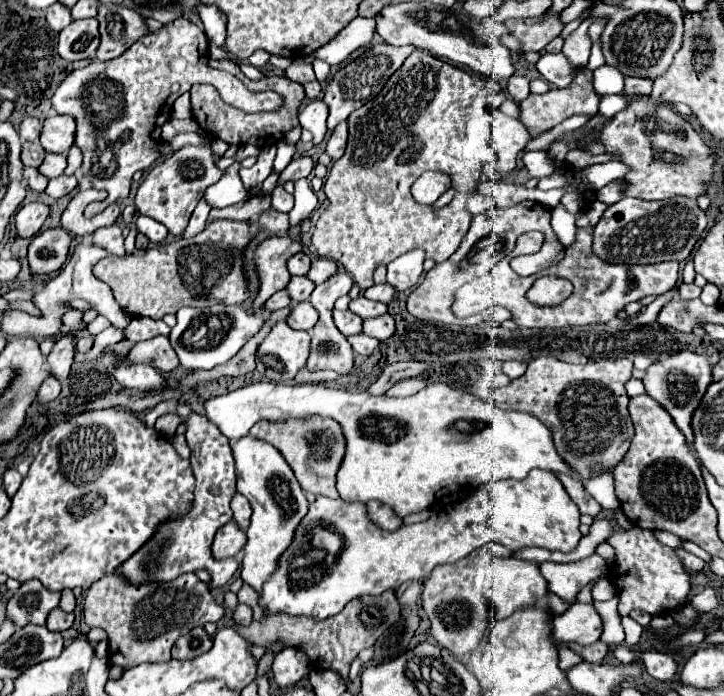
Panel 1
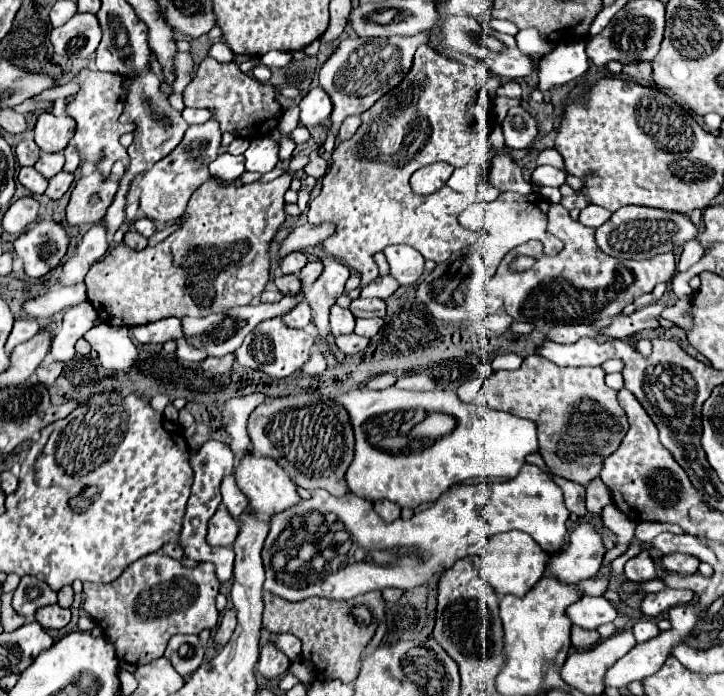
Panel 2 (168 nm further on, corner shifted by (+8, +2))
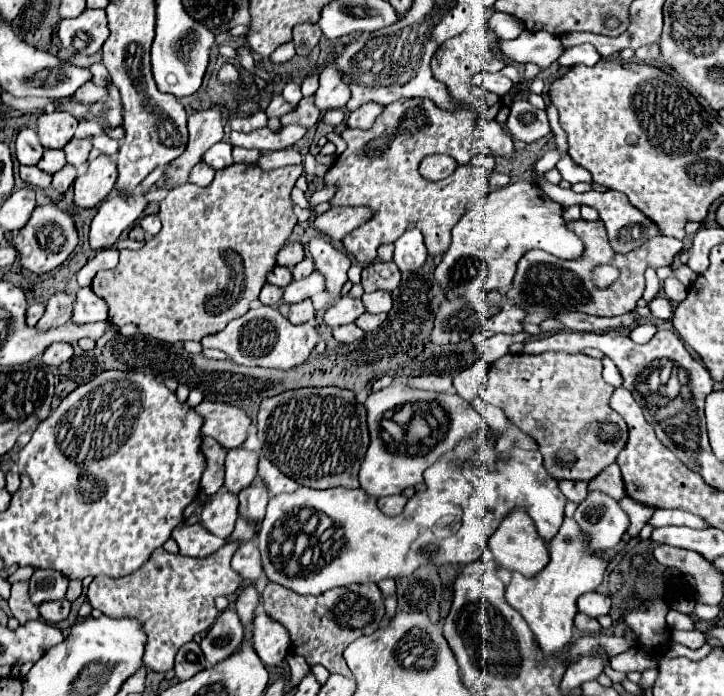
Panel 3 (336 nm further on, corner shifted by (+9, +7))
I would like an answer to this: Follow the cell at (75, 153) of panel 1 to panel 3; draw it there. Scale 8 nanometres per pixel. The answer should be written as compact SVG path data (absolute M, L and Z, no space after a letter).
M72 139L72 141L64 147L66 161L68 161L72 167L80 169L80 167L84 167L84 163L86 163L86 159L88 159L90 149L92 149L92 141L90 141L90 139Z

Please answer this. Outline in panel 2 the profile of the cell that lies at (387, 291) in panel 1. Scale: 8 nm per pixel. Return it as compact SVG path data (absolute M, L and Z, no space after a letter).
M387 274L387 276L377 276L377 280L369 282L367 286L361 288L361 296L363 298L381 298L385 300L387 296L391 296L395 290L399 288L399 282Z

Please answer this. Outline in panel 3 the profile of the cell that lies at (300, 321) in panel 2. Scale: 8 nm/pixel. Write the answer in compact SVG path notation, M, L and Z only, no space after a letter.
M310 299L300 301L300 303L294 303L294 305L282 303L282 305L278 307L278 311L280 311L290 323L306 323L306 321L312 321L312 319L314 319L314 307L312 307L312 301L310 301Z

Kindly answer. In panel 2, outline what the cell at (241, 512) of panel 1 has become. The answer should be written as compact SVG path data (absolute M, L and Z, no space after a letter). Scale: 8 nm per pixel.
M235 474L225 476L221 482L221 496L223 496L223 504L227 506L229 514L233 518L237 518L249 504L249 500L245 498L245 494L239 490L237 482L235 482Z

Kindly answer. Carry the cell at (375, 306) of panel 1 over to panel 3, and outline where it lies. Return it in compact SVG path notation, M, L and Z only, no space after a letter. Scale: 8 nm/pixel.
M374 291L364 293L362 303L368 313L388 313L392 309L392 297L388 291Z

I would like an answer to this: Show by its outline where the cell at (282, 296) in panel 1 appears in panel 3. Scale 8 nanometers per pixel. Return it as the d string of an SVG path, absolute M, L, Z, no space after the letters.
M266 283L260 291L260 301L264 305L276 305L280 301L280 297L282 297L282 287L276 287L276 285L270 285L270 283Z

